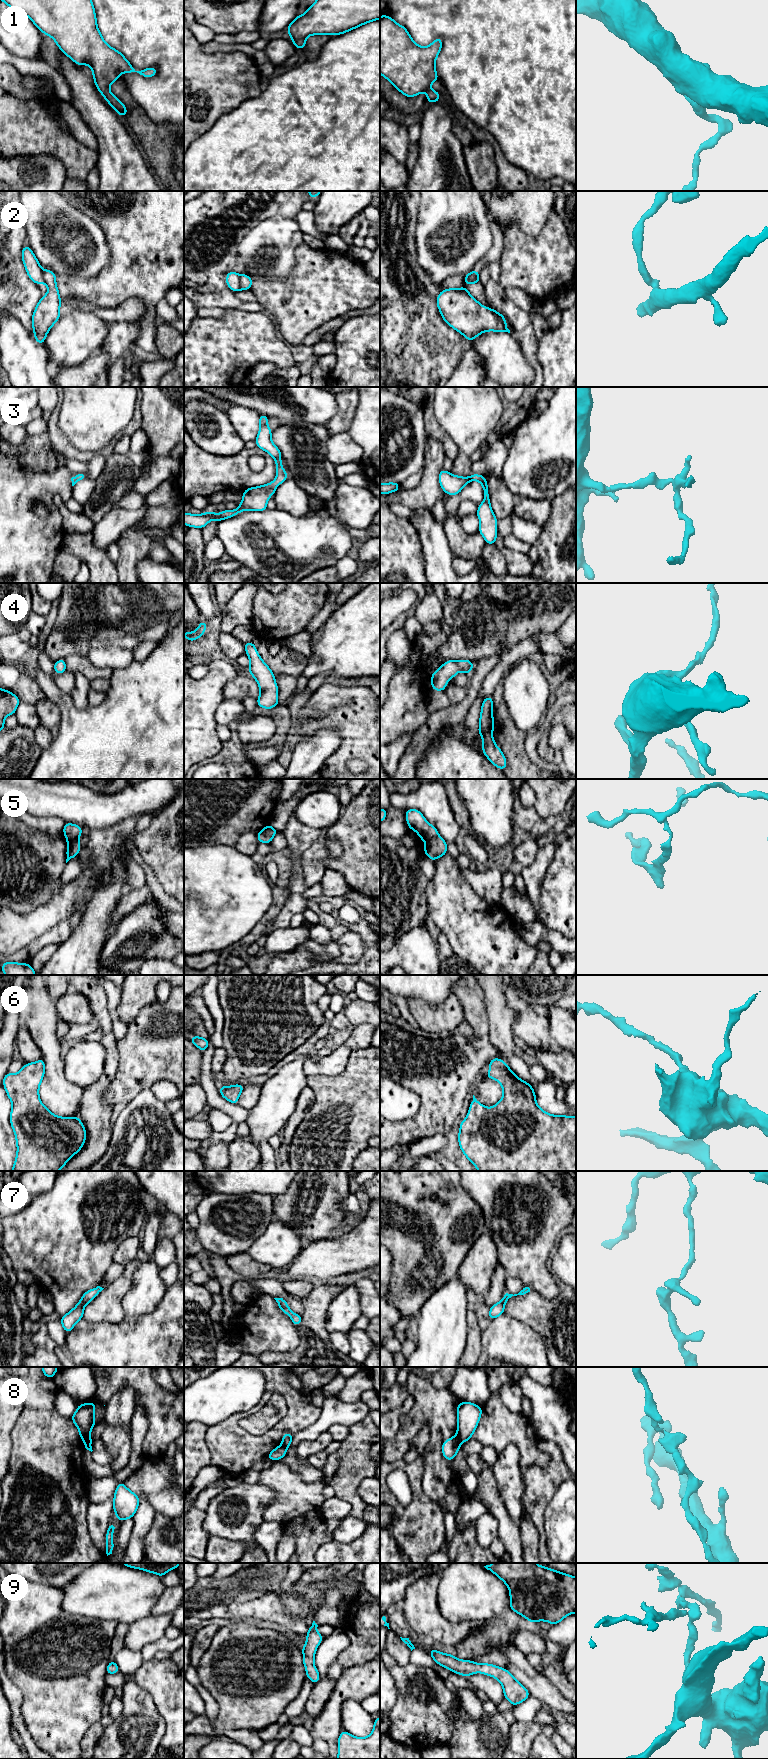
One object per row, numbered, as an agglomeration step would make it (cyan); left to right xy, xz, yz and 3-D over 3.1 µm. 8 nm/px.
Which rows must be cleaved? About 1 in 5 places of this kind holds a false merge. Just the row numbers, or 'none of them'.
2, 5, 8

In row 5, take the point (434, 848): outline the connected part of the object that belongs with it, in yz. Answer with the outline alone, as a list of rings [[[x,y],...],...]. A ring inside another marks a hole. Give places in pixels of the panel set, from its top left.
[[[438,836],[437,838],[425,841],[424,854],[433,862],[437,858],[444,856],[447,852],[447,843],[442,837]]]

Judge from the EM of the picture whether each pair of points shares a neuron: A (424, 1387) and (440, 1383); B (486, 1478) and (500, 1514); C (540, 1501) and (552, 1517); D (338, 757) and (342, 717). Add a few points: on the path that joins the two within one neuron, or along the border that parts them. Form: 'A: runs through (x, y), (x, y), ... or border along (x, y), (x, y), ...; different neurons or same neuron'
A: border along (423, 1377), (438, 1388), (448, 1389); different neurons
B: runs through (487, 1487), (487, 1493), (495, 1505); same neuron
C: border along (557, 1488), (543, 1517), (545, 1532); different neurons
D: runs through (346, 747), (346, 727); same neuron

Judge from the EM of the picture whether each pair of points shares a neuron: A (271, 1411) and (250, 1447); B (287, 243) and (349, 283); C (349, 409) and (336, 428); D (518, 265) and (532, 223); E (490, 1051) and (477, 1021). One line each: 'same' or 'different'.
A: different
B: different
C: same
D: different
E: different

